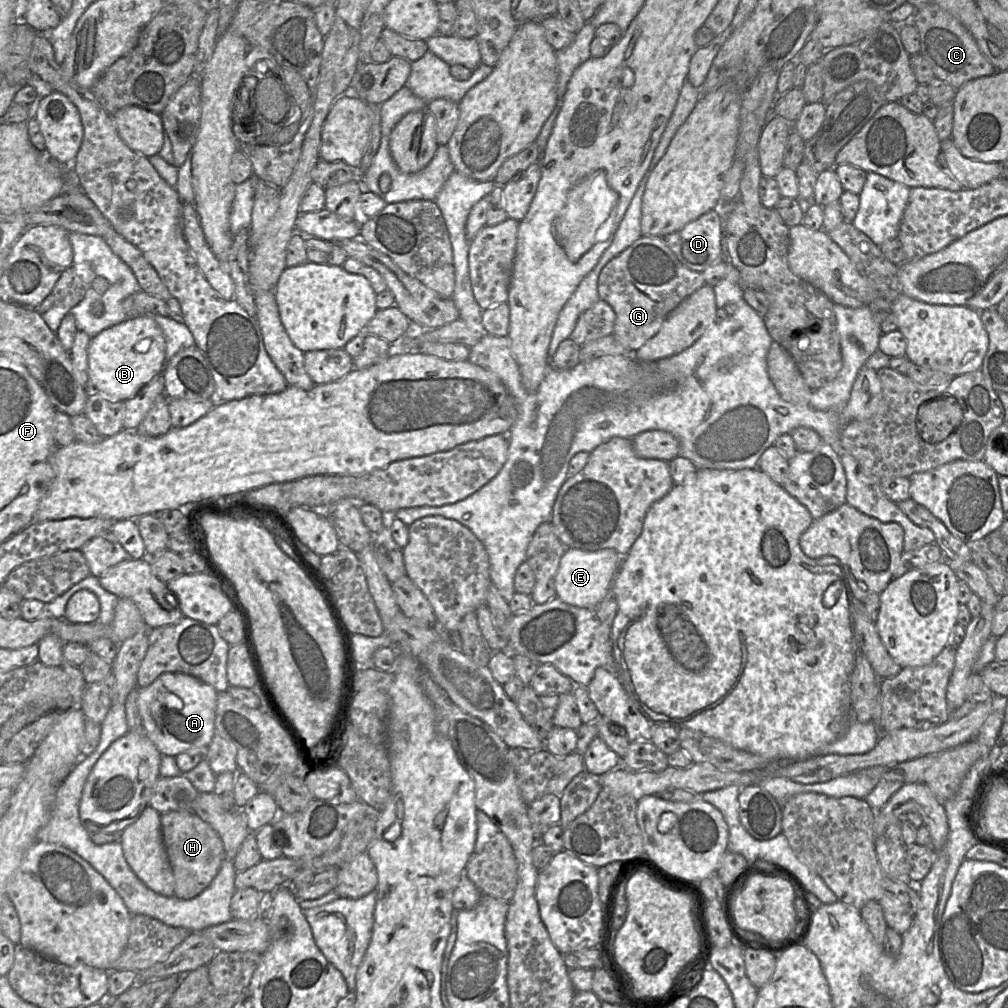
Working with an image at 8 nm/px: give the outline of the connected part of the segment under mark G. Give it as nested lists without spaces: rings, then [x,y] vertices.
[[[641,236],[611,259],[598,278],[598,294],[615,312],[612,335],[630,351],[636,351],[660,330],[667,316],[687,297],[705,284],[702,272],[690,270],[675,256],[663,237]]]

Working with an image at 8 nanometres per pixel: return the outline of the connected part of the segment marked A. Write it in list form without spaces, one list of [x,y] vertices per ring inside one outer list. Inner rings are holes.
[[[166,672],[149,686],[138,689],[137,704],[145,735],[162,755],[176,757],[190,749],[206,749],[209,746],[215,735],[218,692],[214,687],[188,674]]]

